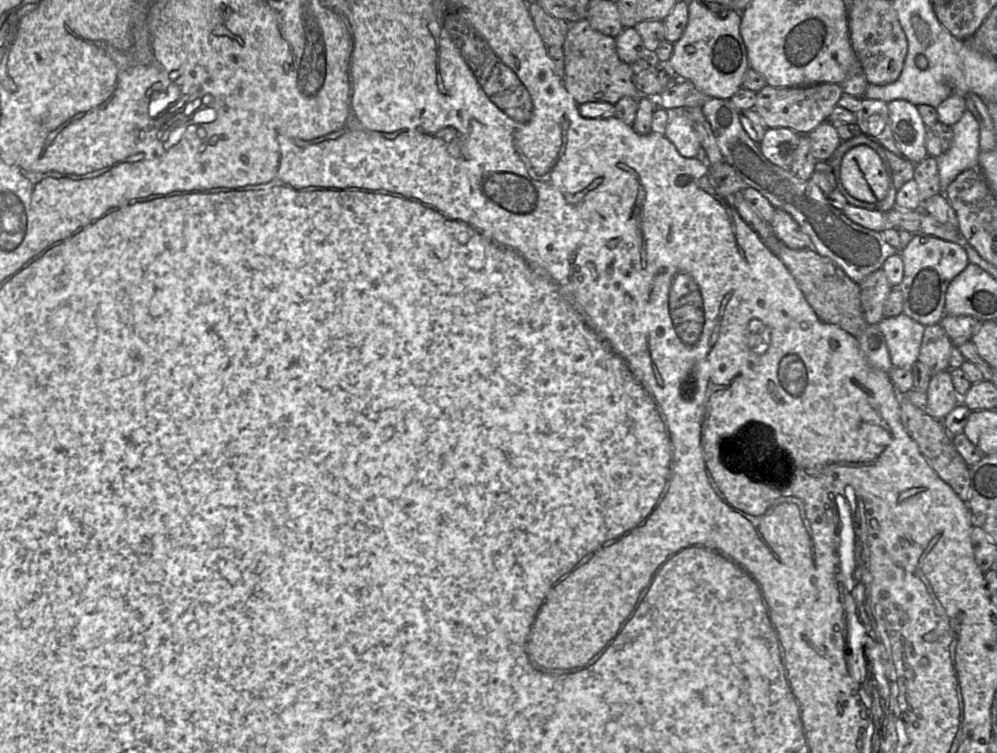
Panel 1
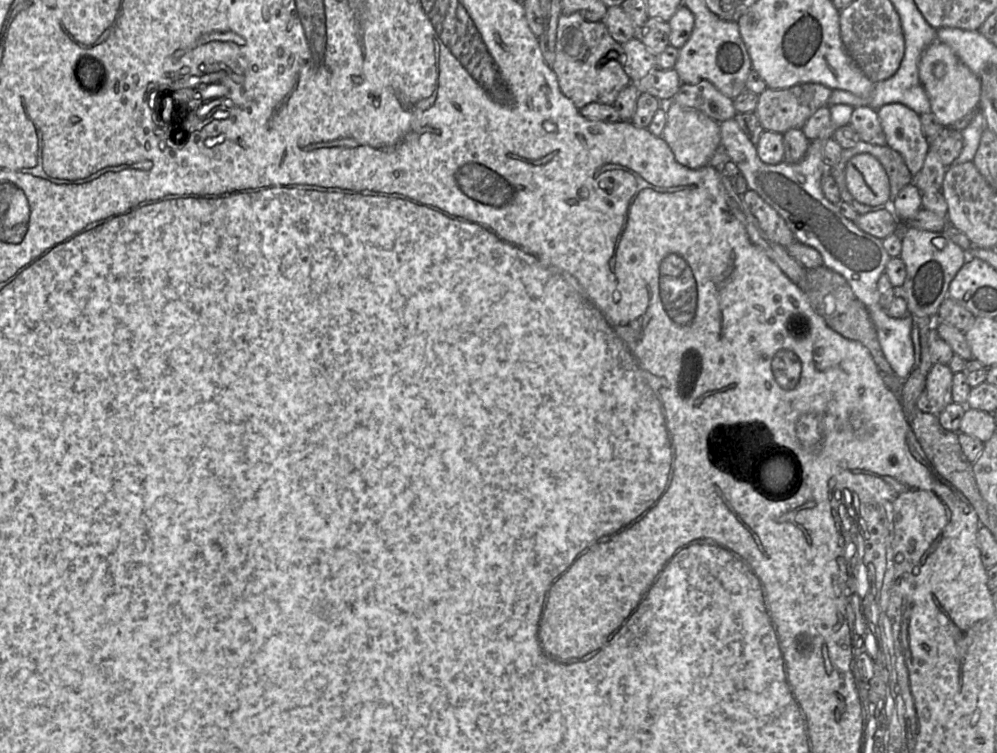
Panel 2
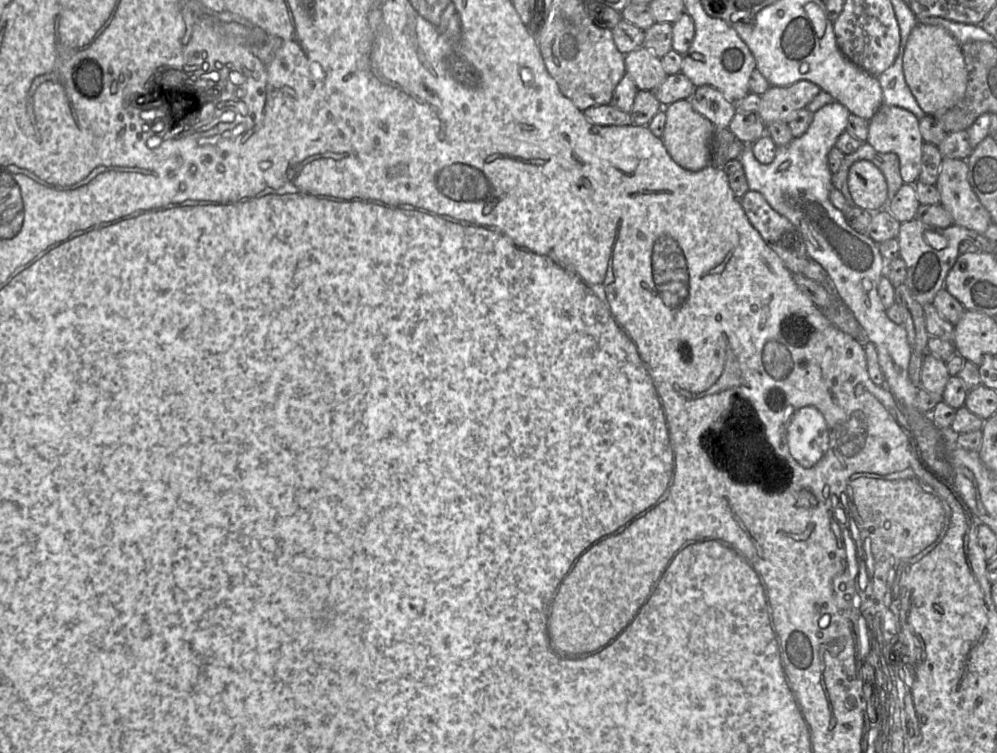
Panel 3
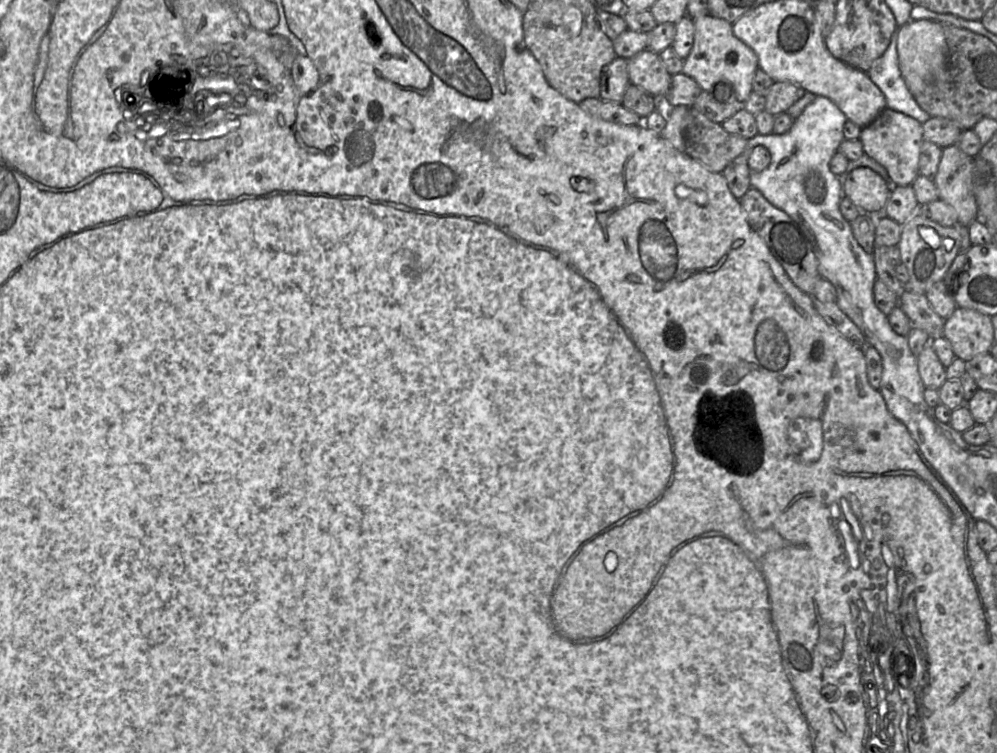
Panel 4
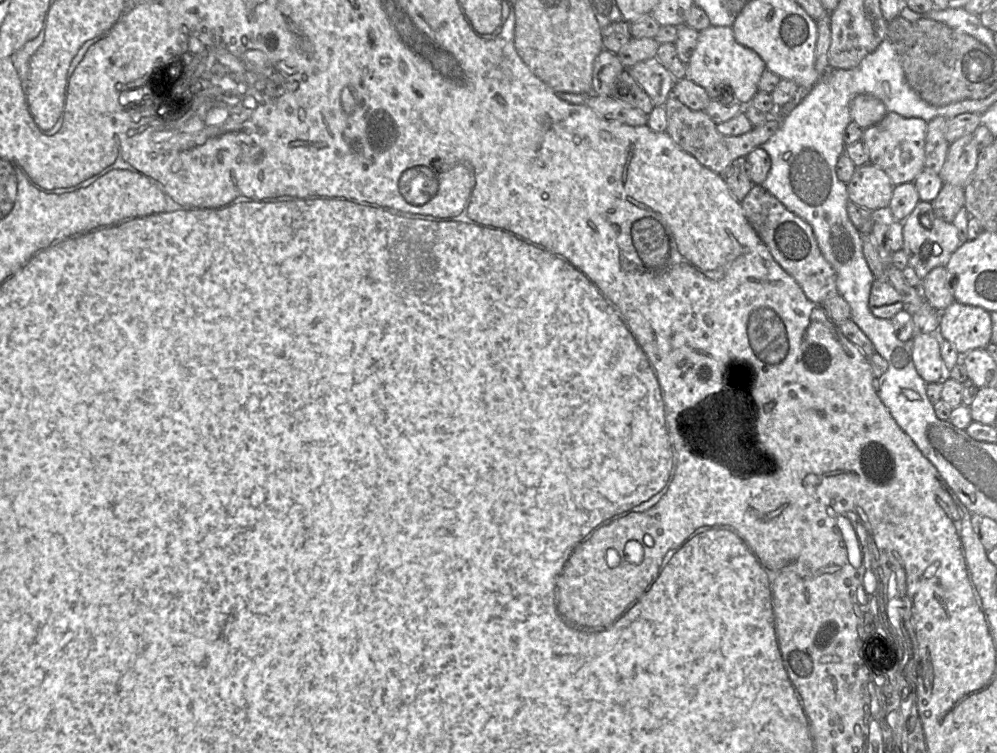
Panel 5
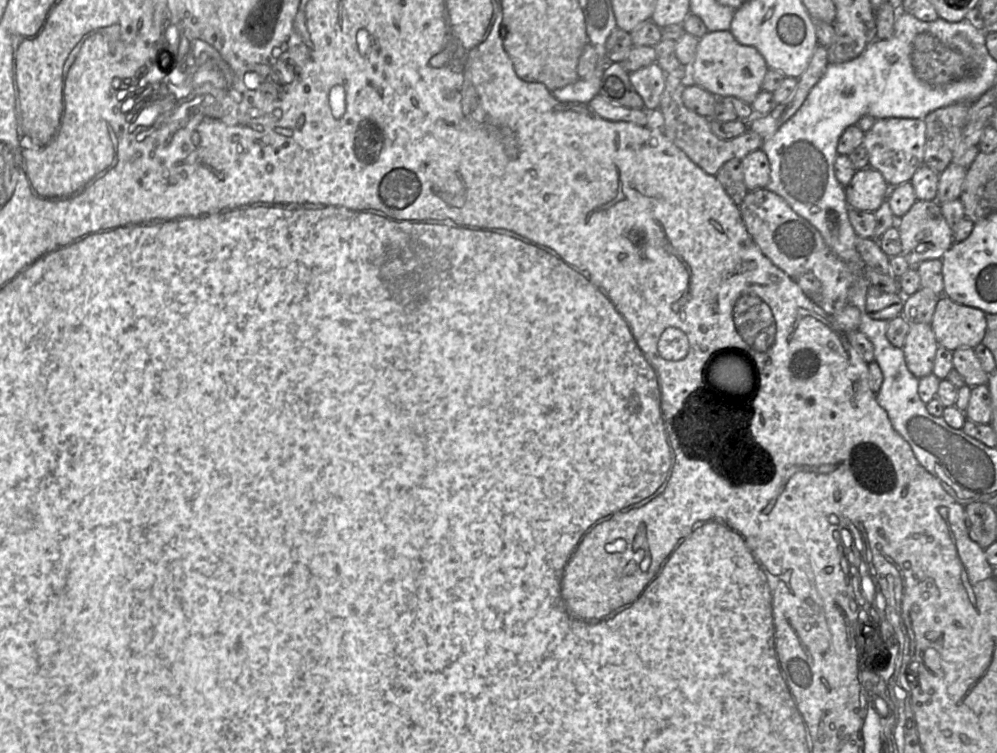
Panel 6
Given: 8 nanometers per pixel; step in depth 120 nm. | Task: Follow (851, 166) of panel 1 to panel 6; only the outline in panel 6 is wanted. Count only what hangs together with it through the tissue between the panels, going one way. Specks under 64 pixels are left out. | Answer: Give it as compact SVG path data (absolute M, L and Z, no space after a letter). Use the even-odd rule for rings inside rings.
M865 167L856 170L845 187L846 200L849 208L875 212L888 199L892 188L881 172Z

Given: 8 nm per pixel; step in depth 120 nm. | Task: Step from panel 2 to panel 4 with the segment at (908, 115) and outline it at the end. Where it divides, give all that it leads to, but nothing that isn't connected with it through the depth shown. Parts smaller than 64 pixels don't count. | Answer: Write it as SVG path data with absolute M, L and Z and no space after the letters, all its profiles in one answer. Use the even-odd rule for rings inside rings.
M886 108L871 124L861 129L859 140L863 145L864 154L881 164L896 186L912 186L919 175L920 152L924 141L922 123L901 112Z

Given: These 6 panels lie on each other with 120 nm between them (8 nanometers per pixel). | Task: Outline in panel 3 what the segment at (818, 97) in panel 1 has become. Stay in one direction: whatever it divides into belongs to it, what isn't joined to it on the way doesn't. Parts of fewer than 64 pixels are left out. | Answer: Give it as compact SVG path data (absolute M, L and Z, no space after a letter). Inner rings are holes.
M800 80L789 86L771 86L761 95L757 111L765 125L788 122L790 115L802 108L821 91L813 82Z

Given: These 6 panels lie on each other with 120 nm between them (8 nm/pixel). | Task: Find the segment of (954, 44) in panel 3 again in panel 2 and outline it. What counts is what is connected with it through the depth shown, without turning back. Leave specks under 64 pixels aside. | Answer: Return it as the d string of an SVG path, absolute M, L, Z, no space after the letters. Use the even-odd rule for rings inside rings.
M935 41L925 48L919 60L918 73L930 101L930 110L943 127L951 127L966 115L978 110L981 97L979 78L945 43Z

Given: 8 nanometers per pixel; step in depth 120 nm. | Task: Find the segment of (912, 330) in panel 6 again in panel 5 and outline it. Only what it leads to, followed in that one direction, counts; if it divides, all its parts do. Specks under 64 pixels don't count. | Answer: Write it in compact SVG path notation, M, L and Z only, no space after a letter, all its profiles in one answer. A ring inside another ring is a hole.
M938 334L916 335L911 340L912 359L919 376L926 383L940 382L946 377L940 354Z

